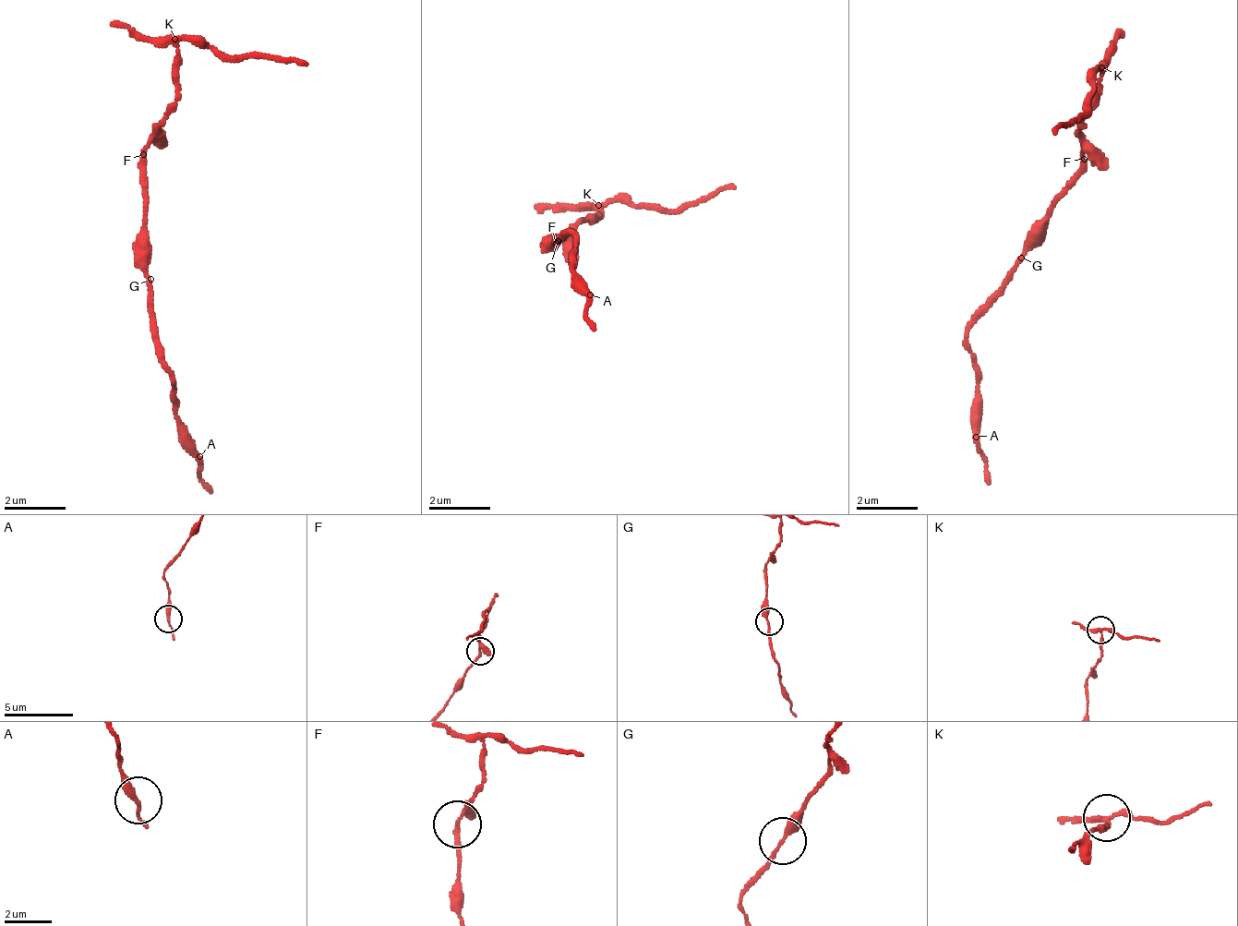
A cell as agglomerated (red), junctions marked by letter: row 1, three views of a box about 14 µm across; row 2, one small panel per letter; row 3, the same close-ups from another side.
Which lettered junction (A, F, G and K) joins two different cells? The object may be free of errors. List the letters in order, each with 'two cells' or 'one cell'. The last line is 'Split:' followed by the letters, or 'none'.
A: one cell
F: one cell
G: one cell
K: two cells
Split: K

